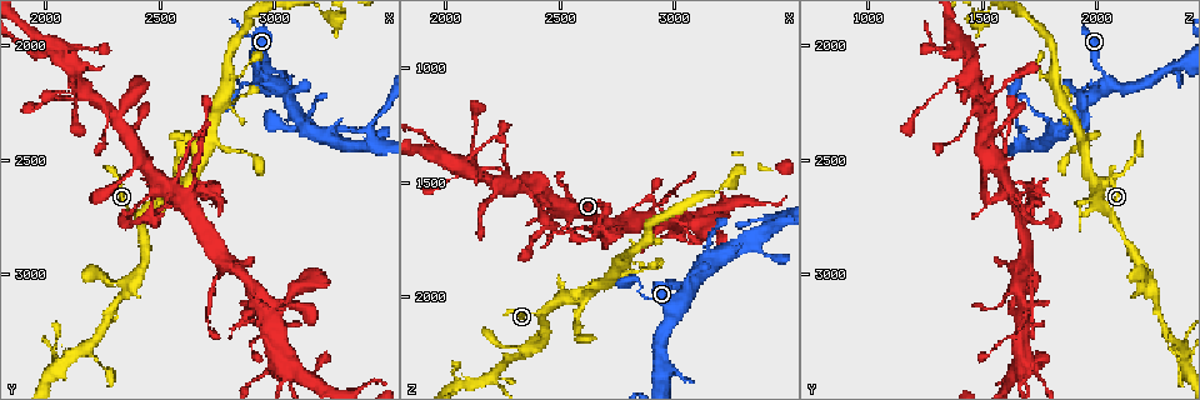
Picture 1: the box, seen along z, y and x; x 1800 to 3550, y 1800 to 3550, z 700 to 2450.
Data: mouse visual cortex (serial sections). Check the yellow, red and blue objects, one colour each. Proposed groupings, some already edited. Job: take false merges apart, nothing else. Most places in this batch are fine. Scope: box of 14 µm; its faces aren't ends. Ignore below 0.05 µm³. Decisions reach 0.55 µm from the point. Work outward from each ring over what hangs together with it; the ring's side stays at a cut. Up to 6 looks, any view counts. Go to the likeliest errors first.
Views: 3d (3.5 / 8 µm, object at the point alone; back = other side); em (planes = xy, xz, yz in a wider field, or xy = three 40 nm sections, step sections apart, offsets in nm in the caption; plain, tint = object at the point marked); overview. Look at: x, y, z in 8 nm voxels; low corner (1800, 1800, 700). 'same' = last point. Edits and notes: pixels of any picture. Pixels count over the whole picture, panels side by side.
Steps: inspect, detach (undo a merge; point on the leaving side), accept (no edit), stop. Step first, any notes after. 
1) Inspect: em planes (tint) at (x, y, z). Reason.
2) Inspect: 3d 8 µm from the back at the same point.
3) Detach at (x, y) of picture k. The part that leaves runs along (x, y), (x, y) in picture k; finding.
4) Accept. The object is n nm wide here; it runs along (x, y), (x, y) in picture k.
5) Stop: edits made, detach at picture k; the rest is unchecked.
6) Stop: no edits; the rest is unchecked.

Inspect: 3d 8 µm from the back at (2670, 2600, 1690). Two arms at a narrow angle.

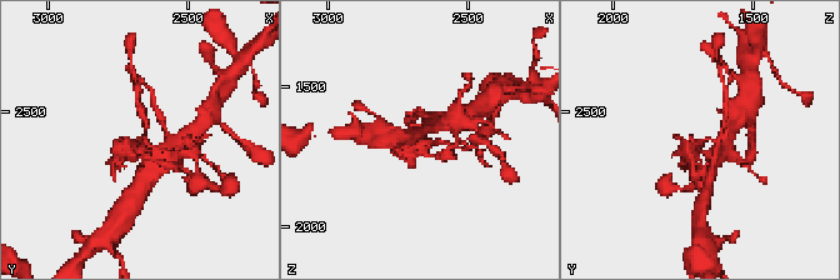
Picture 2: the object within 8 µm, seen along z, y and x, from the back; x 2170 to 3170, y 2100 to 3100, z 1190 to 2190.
Inspect: 3d 3.5 µm at (2670, 2600, 1680).

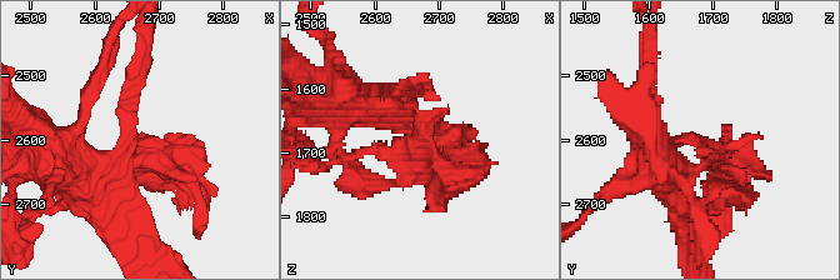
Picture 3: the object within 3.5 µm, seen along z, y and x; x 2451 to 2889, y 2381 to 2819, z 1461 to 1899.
Inspect: em xy step 3 (tint) at (2670, 2605, 1680).

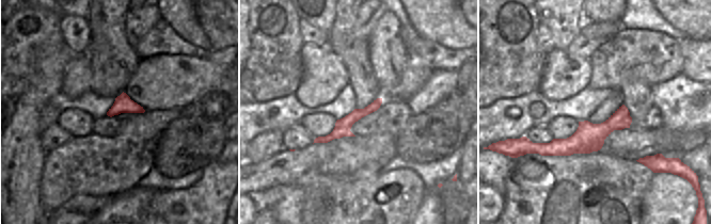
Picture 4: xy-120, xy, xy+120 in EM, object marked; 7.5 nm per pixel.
Accept. The object is 120 nm wide here; it runs along (375, 106), (475, 166) in picture 3; one cell here.

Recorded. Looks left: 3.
Inspect: 3d 3.5 µm at (2200, 3300, 2360). Arms part here.

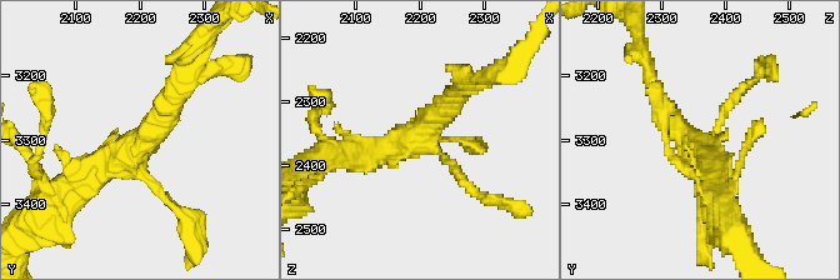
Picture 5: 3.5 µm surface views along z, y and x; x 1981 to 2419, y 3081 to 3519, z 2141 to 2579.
Accept. It runs along (181, 88), (139, 145), (66, 188) in picture 5; all the same cell.

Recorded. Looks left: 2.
Inspect: 3d 8 µm at (2780, 2960, 1720). Thin arm on a thick one.

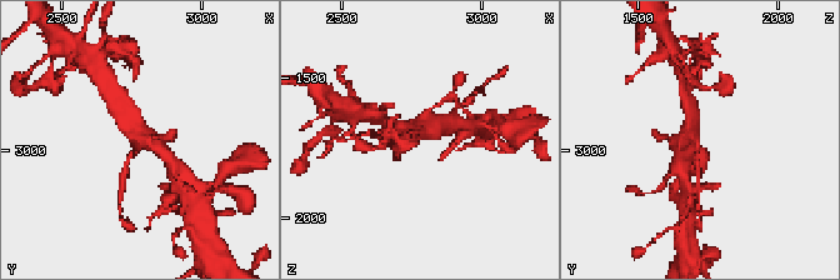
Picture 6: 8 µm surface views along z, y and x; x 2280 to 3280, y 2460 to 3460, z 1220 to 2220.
Inspect: 3d 3.5 µm at (2790, 2960, 1700). Zoom in.

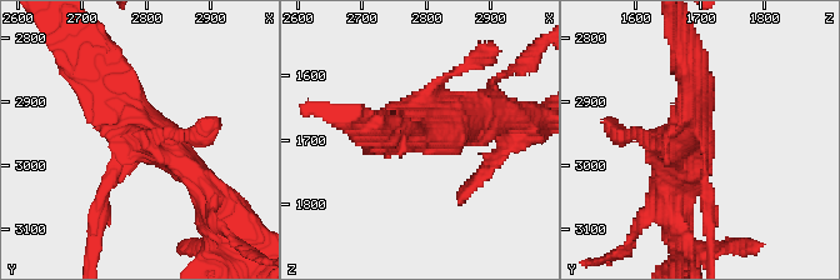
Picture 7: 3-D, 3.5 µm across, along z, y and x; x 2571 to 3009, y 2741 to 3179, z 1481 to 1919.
Accept. It runs along (91, 64), (103, 90), (203, 183) in picture 7; all the same cell.

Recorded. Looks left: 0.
Stop: no edits; the rest is unchecked.

